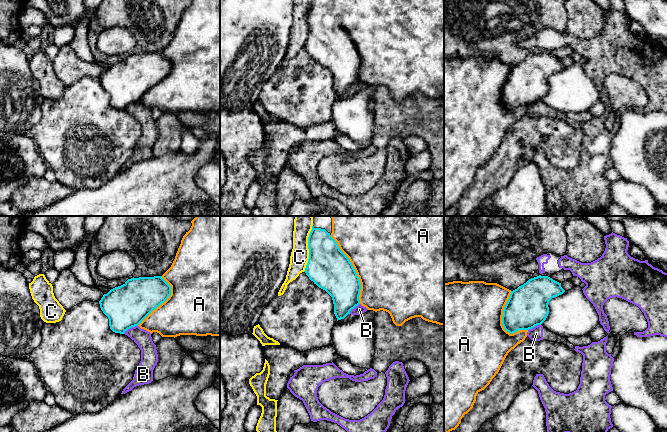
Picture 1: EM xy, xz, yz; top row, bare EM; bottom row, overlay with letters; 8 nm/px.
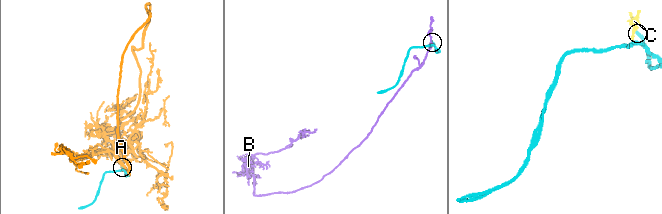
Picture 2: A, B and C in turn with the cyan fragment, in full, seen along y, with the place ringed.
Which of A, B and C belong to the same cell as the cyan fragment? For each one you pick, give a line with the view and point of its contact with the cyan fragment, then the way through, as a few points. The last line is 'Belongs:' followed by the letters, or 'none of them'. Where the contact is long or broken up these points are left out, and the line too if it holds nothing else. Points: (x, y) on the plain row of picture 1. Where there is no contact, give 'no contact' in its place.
A: meets cyan in xz at (354, 45)
Belongs: A

